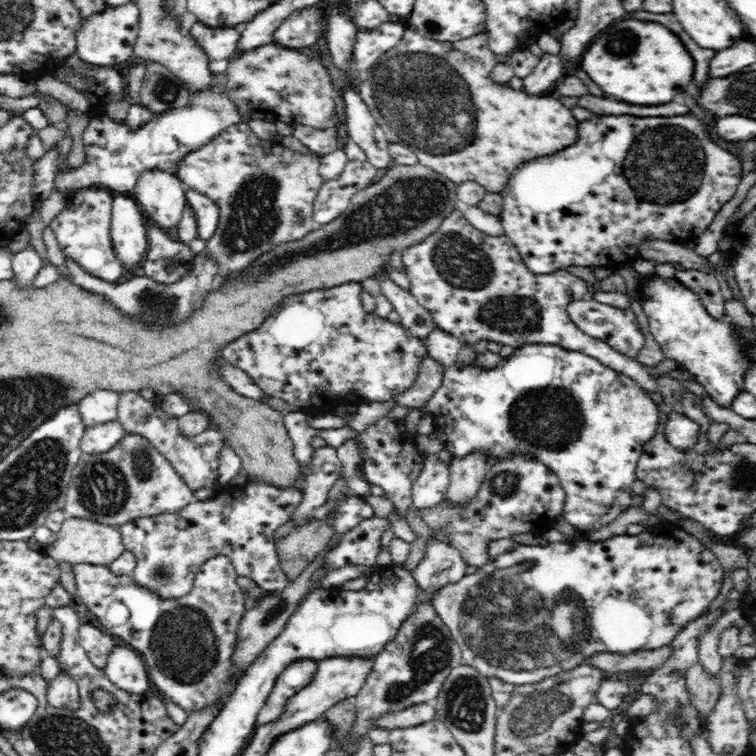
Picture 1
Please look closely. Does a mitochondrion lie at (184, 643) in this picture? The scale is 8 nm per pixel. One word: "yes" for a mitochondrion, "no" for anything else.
yes

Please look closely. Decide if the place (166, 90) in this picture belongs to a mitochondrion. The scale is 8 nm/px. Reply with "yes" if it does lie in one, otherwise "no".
yes

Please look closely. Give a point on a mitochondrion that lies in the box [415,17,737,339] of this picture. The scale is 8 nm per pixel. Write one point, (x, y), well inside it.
(666, 164)

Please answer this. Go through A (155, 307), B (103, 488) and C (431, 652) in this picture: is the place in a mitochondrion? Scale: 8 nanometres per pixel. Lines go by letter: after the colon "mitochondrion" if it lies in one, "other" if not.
A: mitochondrion
B: mitochondrion
C: mitochondrion

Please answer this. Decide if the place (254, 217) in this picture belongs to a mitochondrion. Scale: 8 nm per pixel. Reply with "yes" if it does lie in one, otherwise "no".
yes

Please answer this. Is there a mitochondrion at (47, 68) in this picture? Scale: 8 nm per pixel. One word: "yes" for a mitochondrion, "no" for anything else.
no

